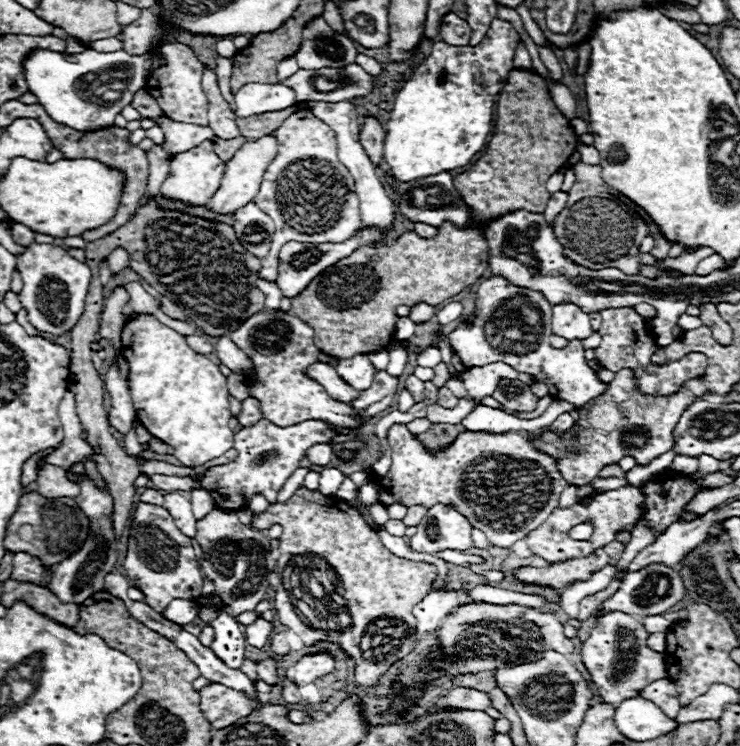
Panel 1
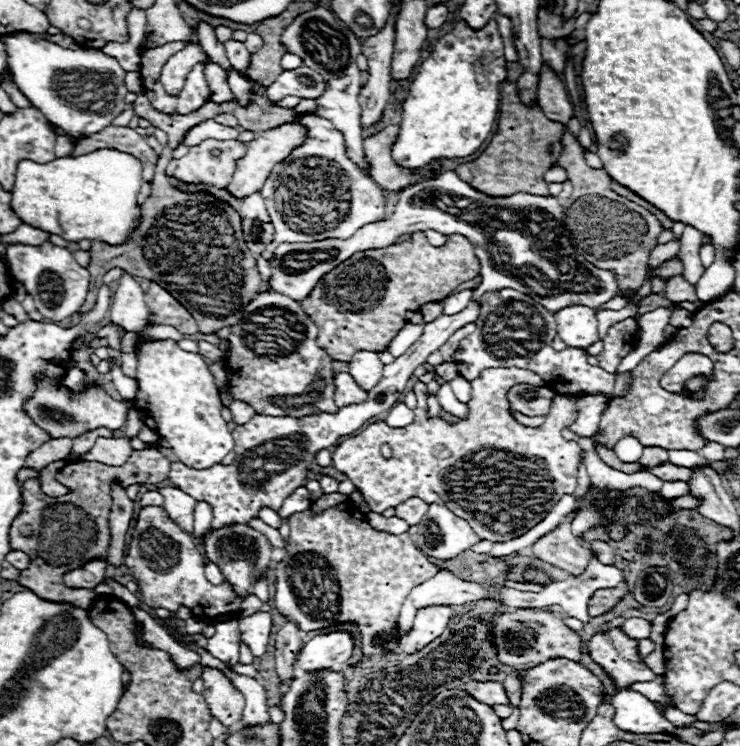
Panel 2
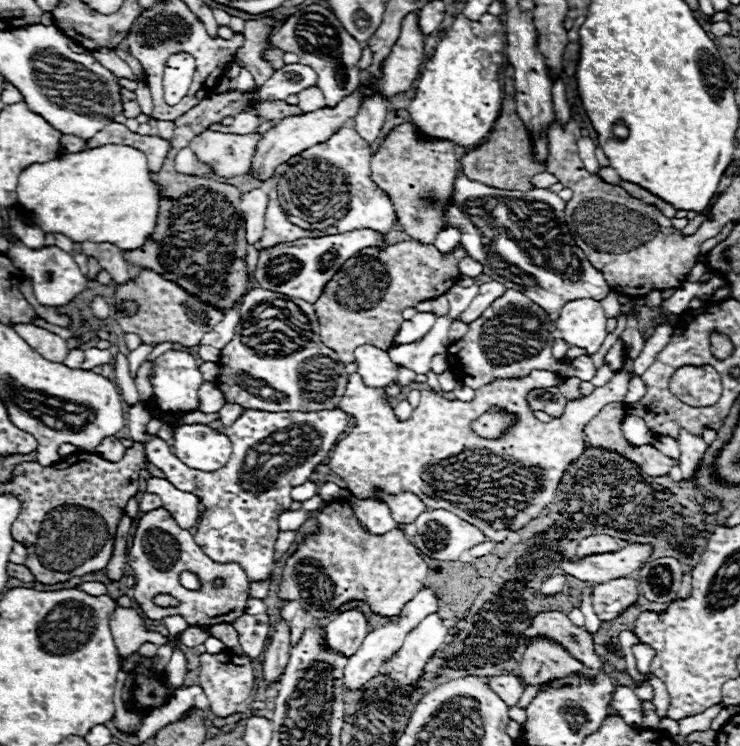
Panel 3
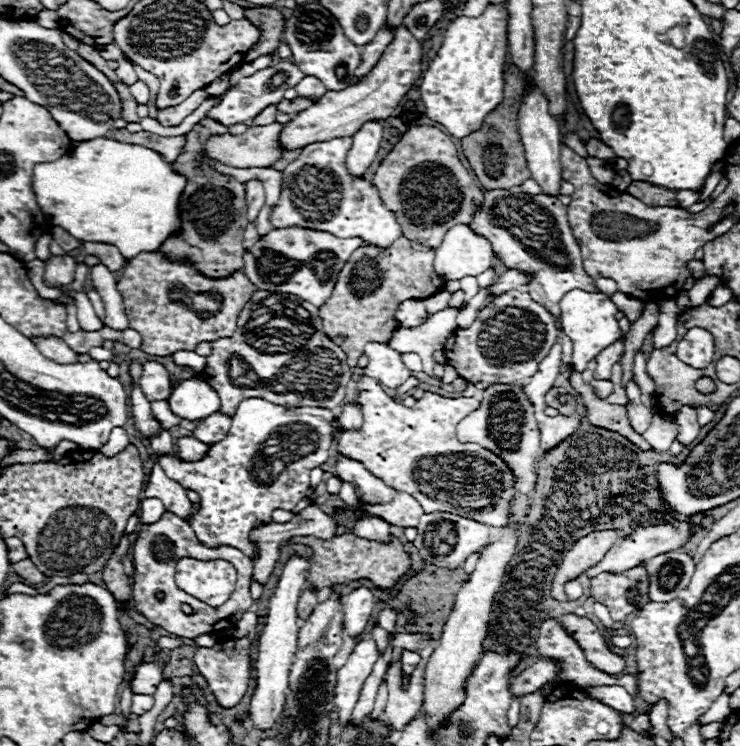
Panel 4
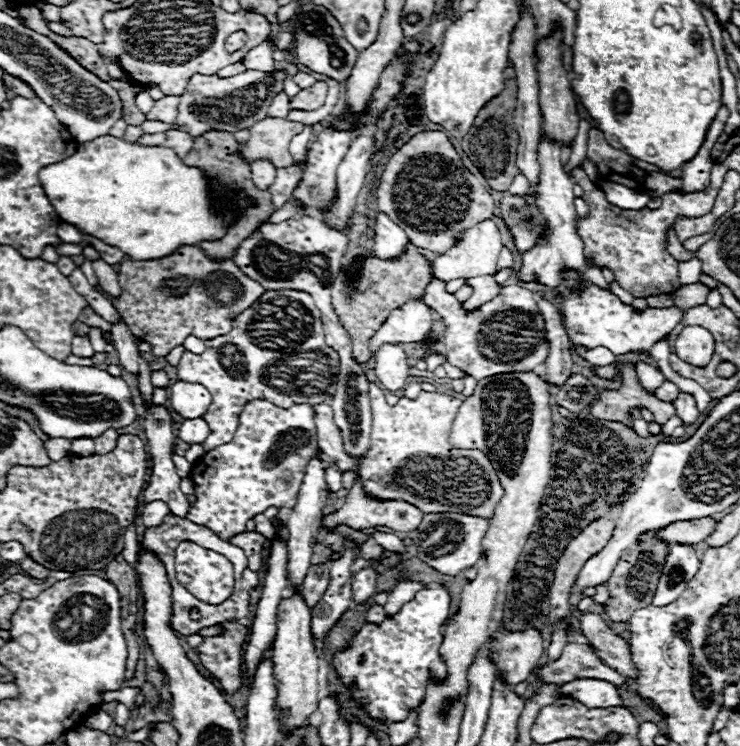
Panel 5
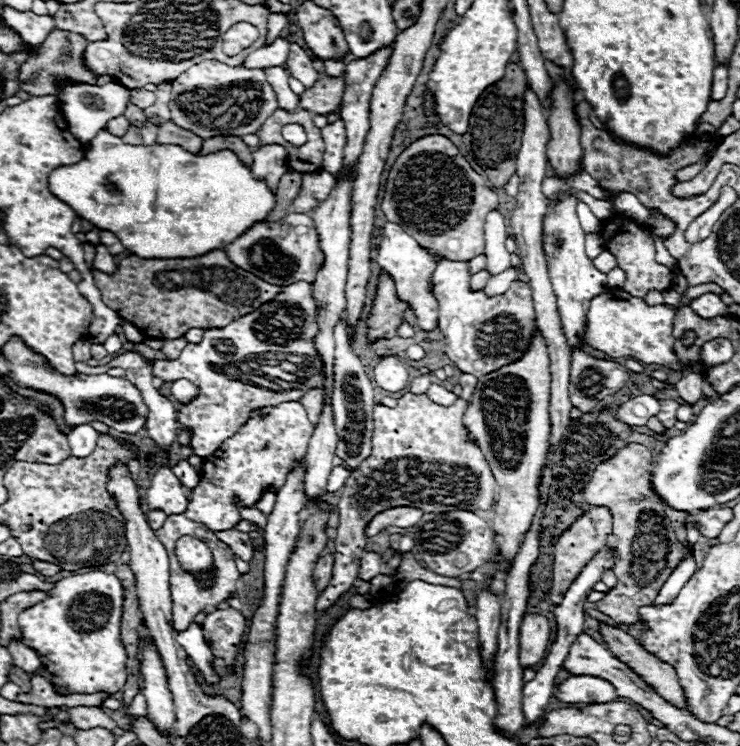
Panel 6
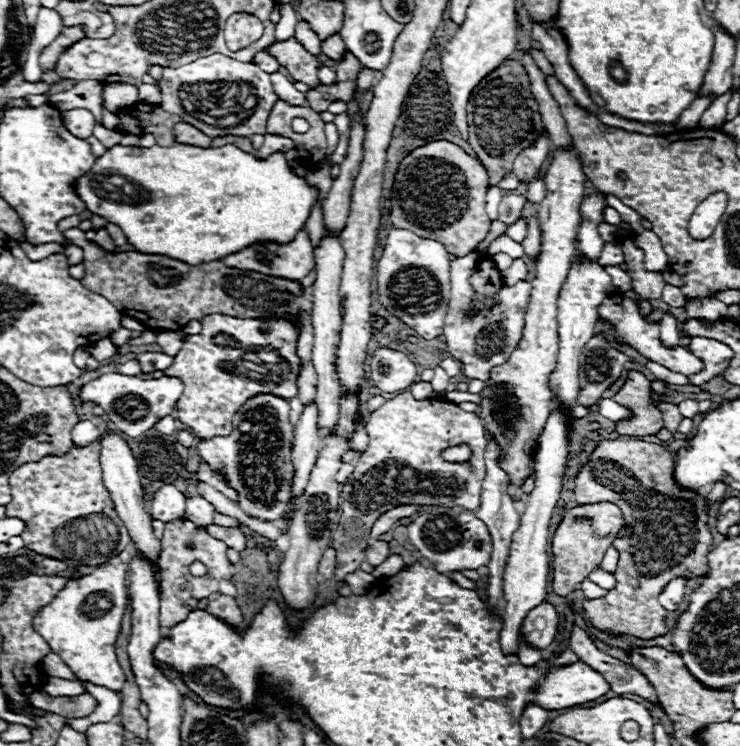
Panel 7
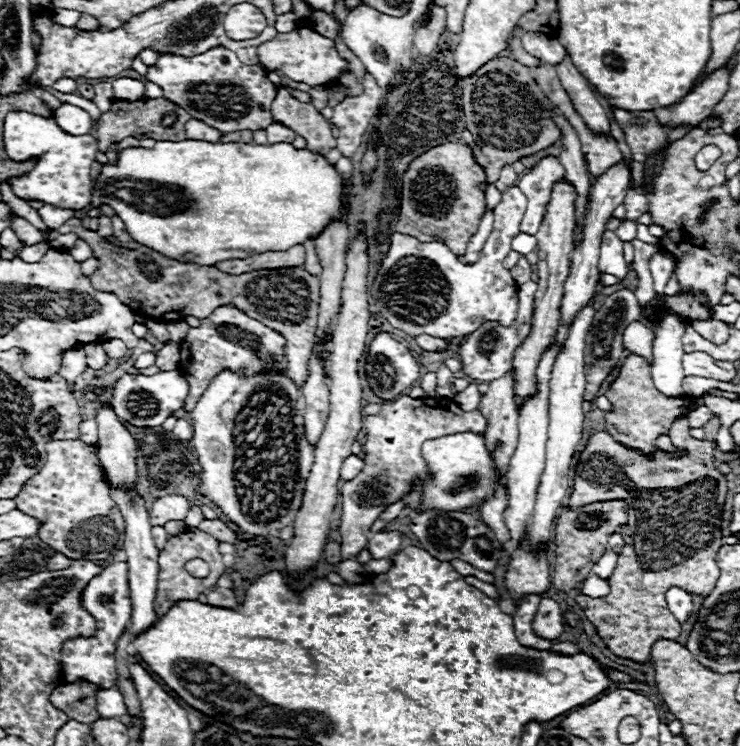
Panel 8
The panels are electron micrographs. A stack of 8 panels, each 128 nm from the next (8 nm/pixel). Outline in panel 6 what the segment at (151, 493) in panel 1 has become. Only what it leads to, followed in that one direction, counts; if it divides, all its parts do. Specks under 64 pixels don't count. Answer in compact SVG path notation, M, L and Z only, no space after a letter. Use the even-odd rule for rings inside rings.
M146 510L146 520L148 520L148 526L152 530L158 530L158 528L162 528L166 514L162 510Z

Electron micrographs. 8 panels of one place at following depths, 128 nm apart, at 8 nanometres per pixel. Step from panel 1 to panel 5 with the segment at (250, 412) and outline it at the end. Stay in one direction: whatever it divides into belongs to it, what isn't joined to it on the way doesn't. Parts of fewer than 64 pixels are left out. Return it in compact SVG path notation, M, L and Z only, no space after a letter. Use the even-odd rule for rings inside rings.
M198 418L198 420L184 420L178 436L188 444L200 444L202 440L206 440L208 432L210 432L208 422L204 418Z

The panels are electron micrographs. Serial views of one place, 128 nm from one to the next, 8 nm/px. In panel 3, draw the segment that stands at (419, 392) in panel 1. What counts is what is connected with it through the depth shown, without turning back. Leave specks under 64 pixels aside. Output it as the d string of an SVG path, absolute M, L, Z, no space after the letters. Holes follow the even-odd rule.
M660 326L654 336L646 340L640 356L634 360L632 372L622 370L590 396L568 400L564 414L552 422L538 422L526 406L526 392L560 384L558 376L544 370L534 370L524 378L494 380L478 388L470 402L448 402L422 390L420 406L406 422L394 418L390 404L380 398L380 390L364 386L358 374L350 374L338 408L354 418L354 428L334 446L328 466L344 478L346 488L356 498L378 500L376 488L384 494L414 492L426 506L446 508L486 532L488 540L502 542L508 532L524 528L554 500L566 468L580 458L584 426L602 410L602 406L624 400L630 376L642 376L654 362L654 354L658 354L670 338L672 326ZM492 406L516 414L518 420L502 432L500 438L488 440L476 436L470 424Z

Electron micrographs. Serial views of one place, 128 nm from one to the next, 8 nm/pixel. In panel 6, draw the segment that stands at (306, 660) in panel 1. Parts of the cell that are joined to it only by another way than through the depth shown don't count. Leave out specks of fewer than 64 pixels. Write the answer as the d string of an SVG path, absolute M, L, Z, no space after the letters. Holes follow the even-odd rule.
M366 552L366 556L360 562L358 578L370 582L376 574L380 574L380 564L382 564L382 558L376 552Z

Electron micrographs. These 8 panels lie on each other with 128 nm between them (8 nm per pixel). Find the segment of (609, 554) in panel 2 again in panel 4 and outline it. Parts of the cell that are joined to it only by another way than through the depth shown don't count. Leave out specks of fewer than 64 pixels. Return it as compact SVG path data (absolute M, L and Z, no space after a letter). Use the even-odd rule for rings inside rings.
M602 530L602 532L592 532L586 538L578 540L568 554L564 556L562 566L558 568L554 582L552 582L552 598L558 602L566 602L566 594L564 594L564 582L566 580L574 580L576 576L580 576L582 572L586 572L586 568L594 566L598 560L602 560L602 556L618 542L618 536L614 530Z

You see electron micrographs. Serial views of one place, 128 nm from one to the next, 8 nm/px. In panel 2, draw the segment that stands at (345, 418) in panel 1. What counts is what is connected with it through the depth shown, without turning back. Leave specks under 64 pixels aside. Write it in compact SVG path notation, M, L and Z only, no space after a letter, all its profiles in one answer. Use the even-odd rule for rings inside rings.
M262 292L256 296L250 306L246 306L244 311L260 312L266 308L286 308L290 311L300 324L304 324L308 330L304 330L304 338L296 342L292 354L286 356L276 356L276 358L266 358L254 354L244 342L242 336L234 330L228 340L232 344L232 354L226 358L226 374L228 374L228 386L234 396L234 400L242 400L254 406L258 414L270 414L270 416L294 416L302 418L308 414L320 414L320 412L338 412L338 406L334 404L334 384L330 380L332 376L332 358L316 346L316 324L302 312L299 301L290 300L290 297L282 294L272 294L272 292ZM276 398L294 398L290 406L278 406L274 400Z

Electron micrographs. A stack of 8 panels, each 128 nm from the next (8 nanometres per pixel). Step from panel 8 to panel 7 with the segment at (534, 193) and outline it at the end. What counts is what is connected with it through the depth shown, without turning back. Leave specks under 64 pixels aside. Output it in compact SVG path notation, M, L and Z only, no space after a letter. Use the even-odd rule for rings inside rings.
M518 220L516 224L512 224L506 234L514 240L514 242L522 242L526 238L526 222L524 220Z

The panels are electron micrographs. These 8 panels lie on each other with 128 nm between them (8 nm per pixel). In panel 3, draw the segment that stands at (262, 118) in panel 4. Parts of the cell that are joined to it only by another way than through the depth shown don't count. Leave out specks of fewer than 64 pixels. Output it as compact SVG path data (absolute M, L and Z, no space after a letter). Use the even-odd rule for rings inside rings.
M244 112L244 114L238 114L234 124L232 126L224 126L224 124L212 124L208 130L214 130L214 132L226 132L226 134L250 134L258 128L260 124L260 118L254 114L254 112Z

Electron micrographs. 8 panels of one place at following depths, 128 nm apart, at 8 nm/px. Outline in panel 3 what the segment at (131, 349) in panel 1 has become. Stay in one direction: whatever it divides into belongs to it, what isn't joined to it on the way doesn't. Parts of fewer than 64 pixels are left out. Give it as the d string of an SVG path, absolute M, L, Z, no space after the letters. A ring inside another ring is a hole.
M168 350L162 356L158 356L150 372L150 382L154 390L152 398L148 400L148 408L152 412L160 412L160 416L184 416L188 412L198 410L198 390L204 384L204 378L200 374L200 366L196 364L190 352ZM208 424L172 426L176 456L190 468L216 470L222 468L232 452L228 436Z

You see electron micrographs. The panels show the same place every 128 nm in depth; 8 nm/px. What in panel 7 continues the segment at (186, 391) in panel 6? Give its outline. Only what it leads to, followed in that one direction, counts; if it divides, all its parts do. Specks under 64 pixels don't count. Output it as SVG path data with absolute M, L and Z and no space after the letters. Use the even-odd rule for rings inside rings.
M102 374L100 378L84 384L78 392L80 402L92 402L104 408L108 420L126 436L136 438L144 434L148 428L152 428L162 416L172 414L178 398L182 396L184 384L178 378L138 378L138 376L124 376L124 374Z

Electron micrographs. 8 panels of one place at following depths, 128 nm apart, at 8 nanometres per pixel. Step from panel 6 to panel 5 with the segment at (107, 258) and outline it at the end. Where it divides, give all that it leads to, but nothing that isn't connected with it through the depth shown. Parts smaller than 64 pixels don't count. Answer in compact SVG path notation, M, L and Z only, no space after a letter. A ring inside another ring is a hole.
M96 260L94 264L94 274L98 276L98 282L102 290L110 296L120 296L120 284L118 284L118 274L110 264L104 264L104 260Z

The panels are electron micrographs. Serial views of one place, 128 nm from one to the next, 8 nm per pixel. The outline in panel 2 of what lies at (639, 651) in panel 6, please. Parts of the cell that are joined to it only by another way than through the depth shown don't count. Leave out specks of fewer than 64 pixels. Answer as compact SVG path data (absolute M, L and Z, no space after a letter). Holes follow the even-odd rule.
M518 608L514 612L498 614L492 622L492 644L498 648L498 660L504 666L528 666L550 660L550 656L566 656L568 660L580 660L580 638L572 632L562 618L554 612L544 612L538 608Z

